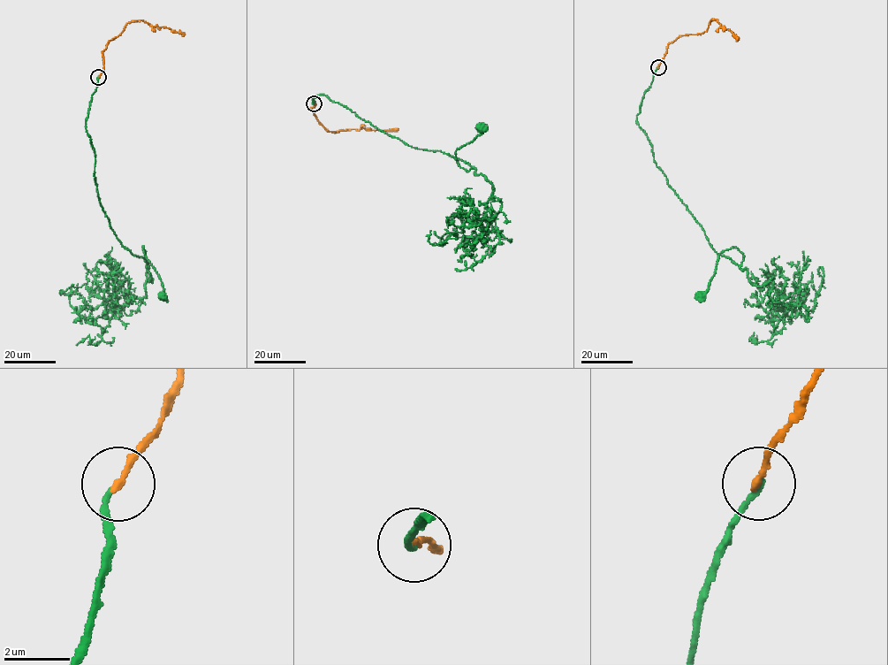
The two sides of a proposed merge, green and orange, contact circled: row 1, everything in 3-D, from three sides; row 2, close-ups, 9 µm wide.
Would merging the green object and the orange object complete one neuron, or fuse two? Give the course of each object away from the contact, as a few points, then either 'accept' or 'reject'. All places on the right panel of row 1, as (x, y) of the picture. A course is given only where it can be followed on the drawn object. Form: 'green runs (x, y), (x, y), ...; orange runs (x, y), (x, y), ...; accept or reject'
green runs (658, 67), (636, 120), (654, 161), (713, 248), (740, 267), (743, 254), (721, 253), (699, 295); orange runs (658, 67), (668, 44), (680, 35), (705, 32), (713, 19), (720, 26), (732, 32), (738, 39); accept

